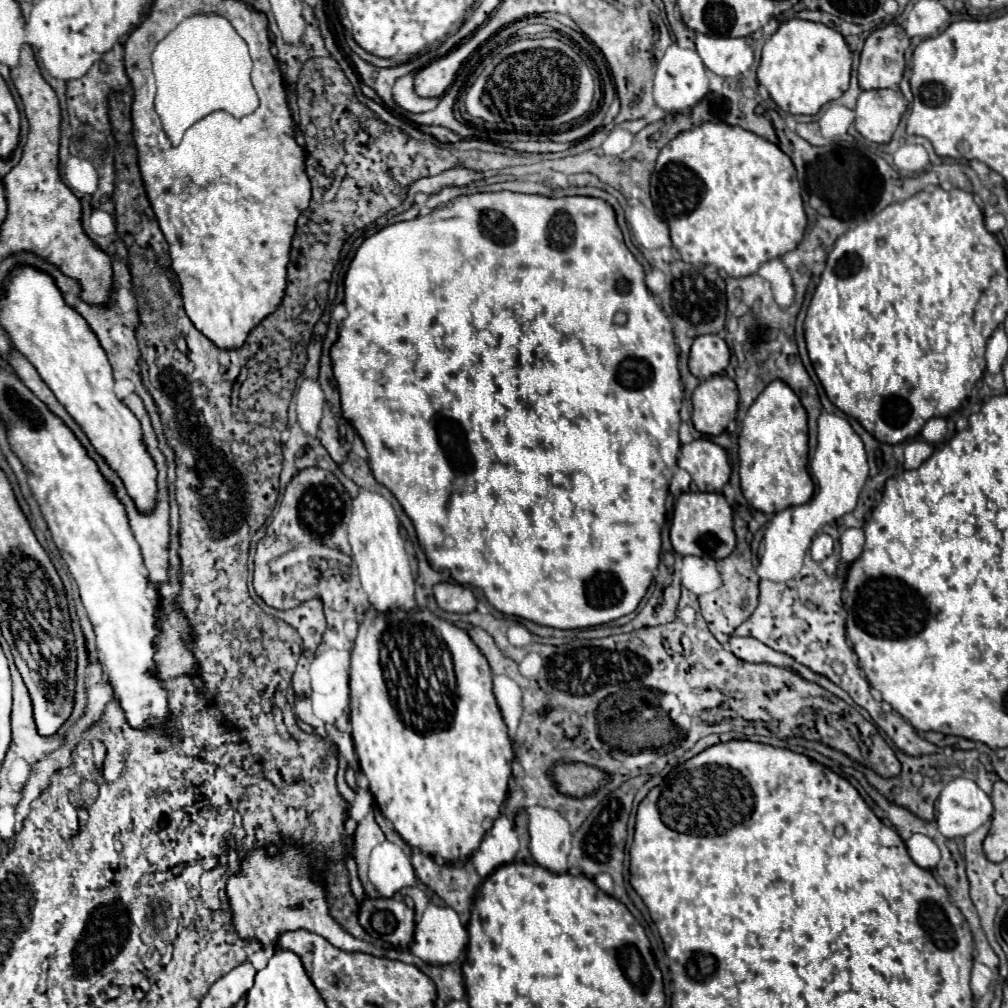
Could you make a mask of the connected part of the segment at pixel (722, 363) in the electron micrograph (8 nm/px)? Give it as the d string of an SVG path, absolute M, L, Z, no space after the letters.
M698 336L690 350L690 372L698 380L708 380L716 374L722 374L730 364L730 350L726 342L716 336Z

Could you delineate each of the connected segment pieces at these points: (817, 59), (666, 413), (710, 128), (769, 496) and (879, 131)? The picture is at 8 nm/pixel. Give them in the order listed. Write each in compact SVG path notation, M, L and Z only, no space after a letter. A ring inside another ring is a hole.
M794 18L766 40L757 76L784 112L814 116L824 104L838 100L848 90L850 72L852 52L840 32L818 22Z
M476 192L470 196L458 196L454 198L452 204L444 208L436 208L426 216L418 216L408 222L398 222L382 228L374 236L366 238L362 246L358 248L356 256L350 262L350 268L344 278L344 306L348 310L348 316L342 322L338 340L334 342L330 356L334 364L334 378L338 382L340 394L340 406L342 406L342 416L354 426L356 434L362 438L364 446L368 452L368 464L376 482L384 484L396 500L402 504L404 512L412 520L418 540L426 552L426 558L430 566L438 570L450 570L450 576L464 586L474 586L484 592L488 602L510 616L518 616L524 620L532 620L542 626L552 626L552 628L592 628L600 624L608 624L612 620L618 620L620 616L626 616L634 612L644 598L652 578L654 578L654 568L658 568L660 562L660 550L662 550L662 538L660 530L666 520L666 496L668 496L668 486L670 478L674 474L676 458L680 452L680 440L678 440L678 426L680 426L680 408L682 408L682 380L678 372L678 354L676 354L676 342L672 336L672 326L670 320L664 316L660 306L656 304L654 296L650 294L646 286L646 272L642 264L632 256L632 252L624 244L622 230L616 222L616 214L608 202L602 198L592 198L592 196L564 196L564 198L548 198L540 194L518 194L518 192ZM616 312L626 312L628 322L626 326L616 326L614 324L614 314Z
M704 122L702 126L688 130L688 132L680 132L674 140L670 140L662 150L660 156L656 160L656 170L652 174L650 180L652 188L652 200L656 206L656 214L668 224L670 228L670 238L674 248L680 252L684 262L690 264L714 264L720 270L726 270L730 276L748 276L754 274L764 262L774 260L774 258L782 258L786 252L792 252L800 242L802 242L802 234L806 228L806 212L804 212L804 202L800 196L800 184L796 180L796 168L792 164L792 160L772 142L768 142L766 138L744 130L740 126L728 126L728 124L714 124L714 122Z
M774 380L750 406L740 438L740 482L748 504L764 514L806 504L814 494L808 474L808 426L800 398L780 380Z
M868 90L858 96L856 130L876 144L890 142L908 102L898 90Z

